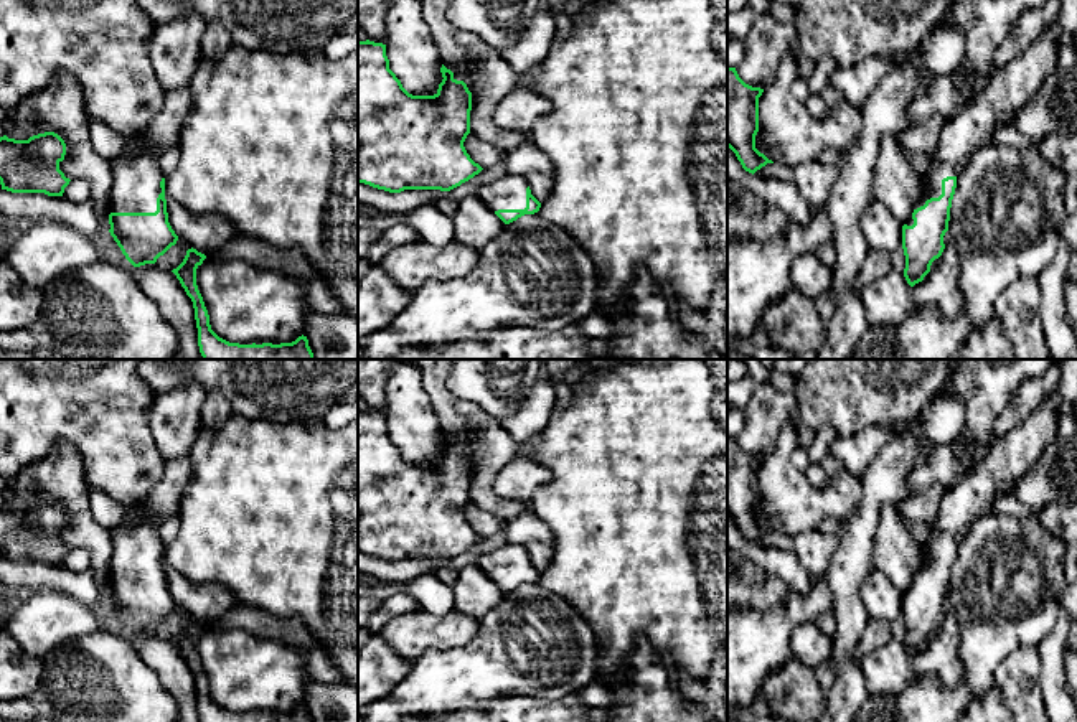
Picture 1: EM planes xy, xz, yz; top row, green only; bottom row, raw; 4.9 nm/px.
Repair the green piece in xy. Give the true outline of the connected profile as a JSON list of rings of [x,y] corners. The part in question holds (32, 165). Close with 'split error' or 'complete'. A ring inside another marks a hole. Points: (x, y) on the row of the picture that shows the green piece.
[[[54,132],[28,140],[0,137],[0,185],[12,193],[45,193],[63,196],[69,178],[59,170],[66,143]]] | complete

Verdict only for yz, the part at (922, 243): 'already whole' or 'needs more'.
needs more

